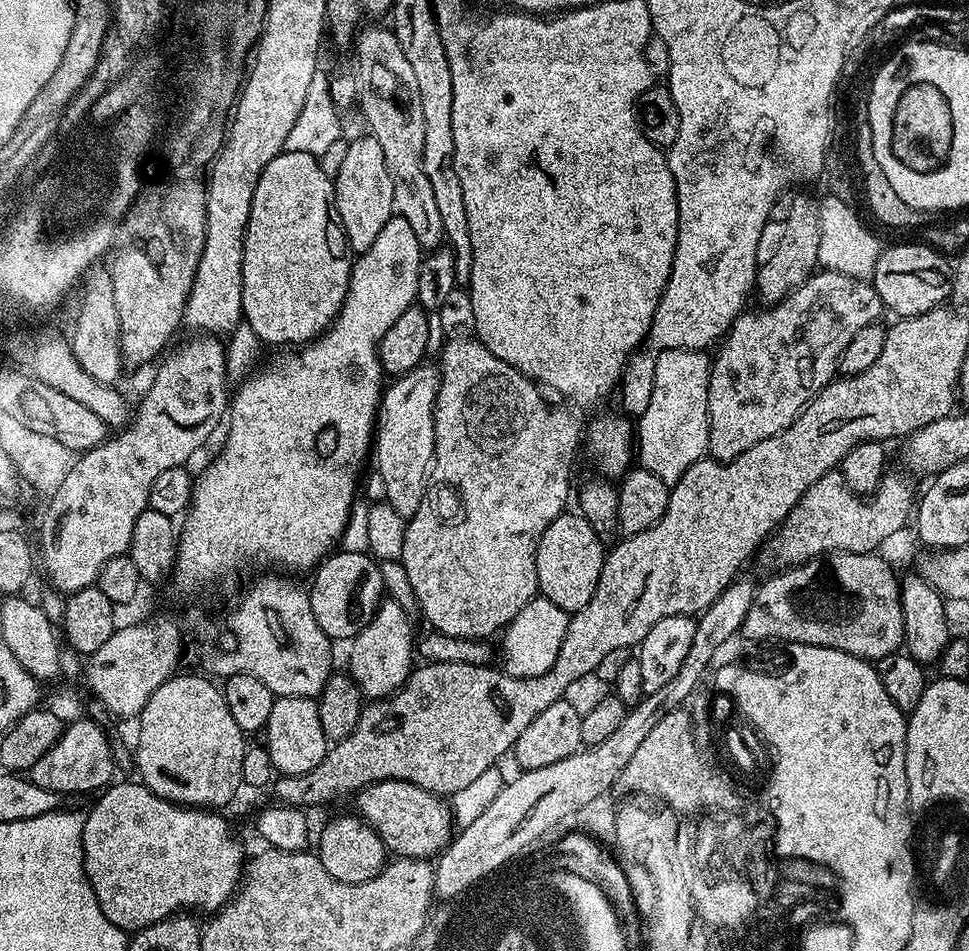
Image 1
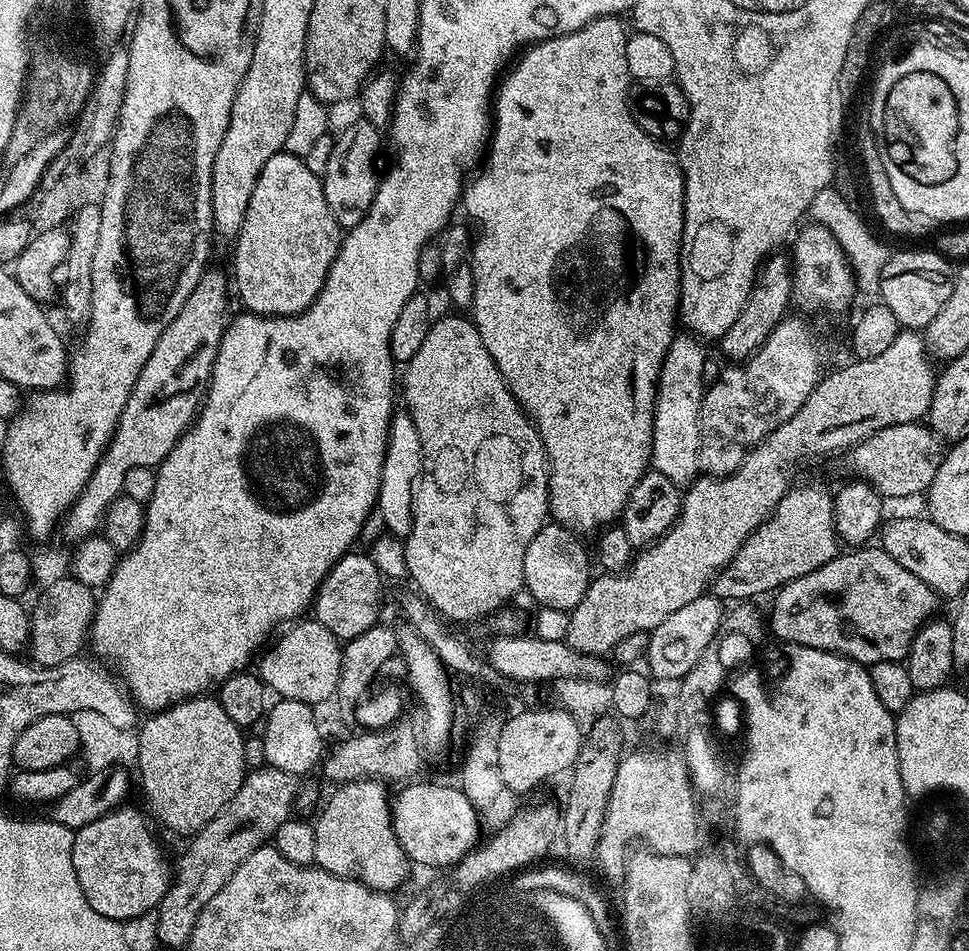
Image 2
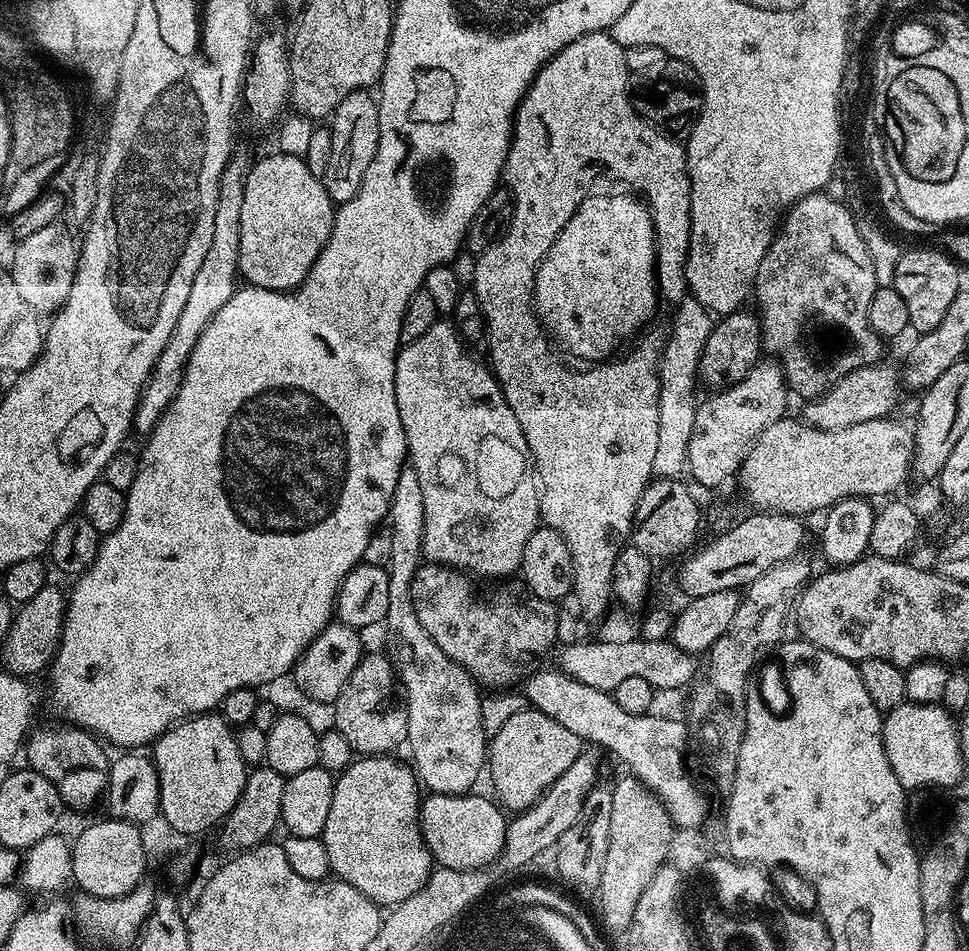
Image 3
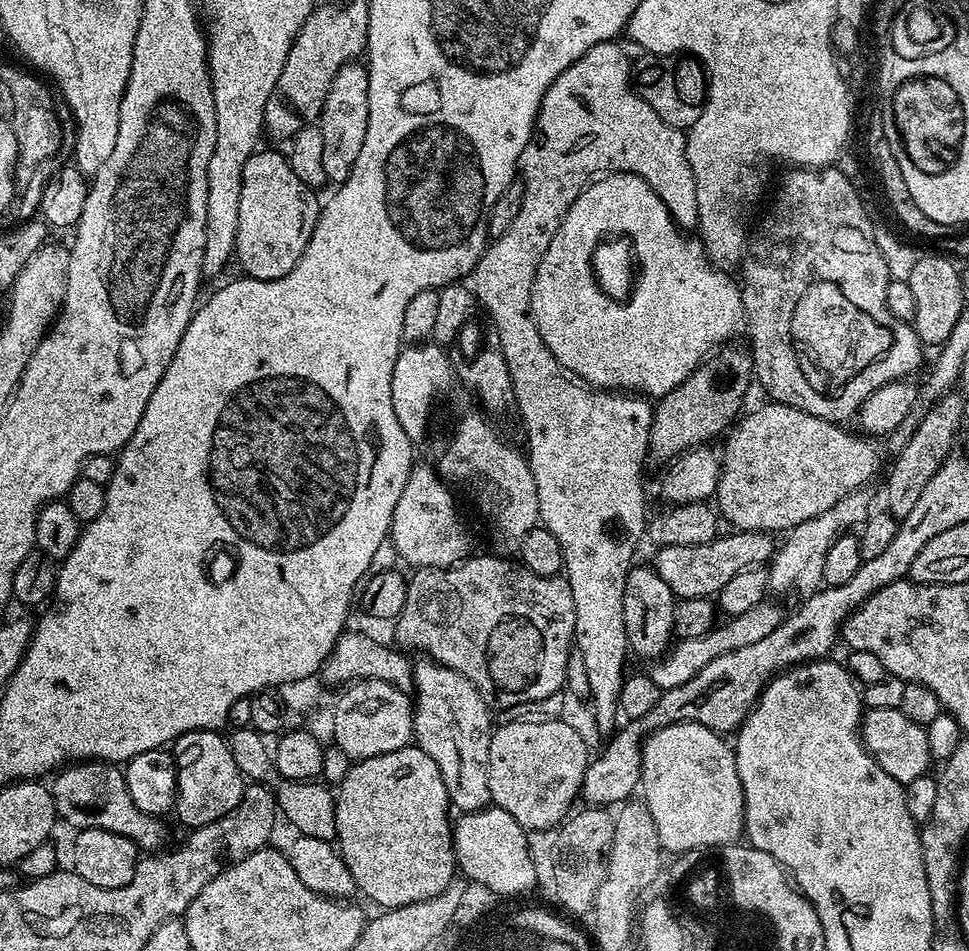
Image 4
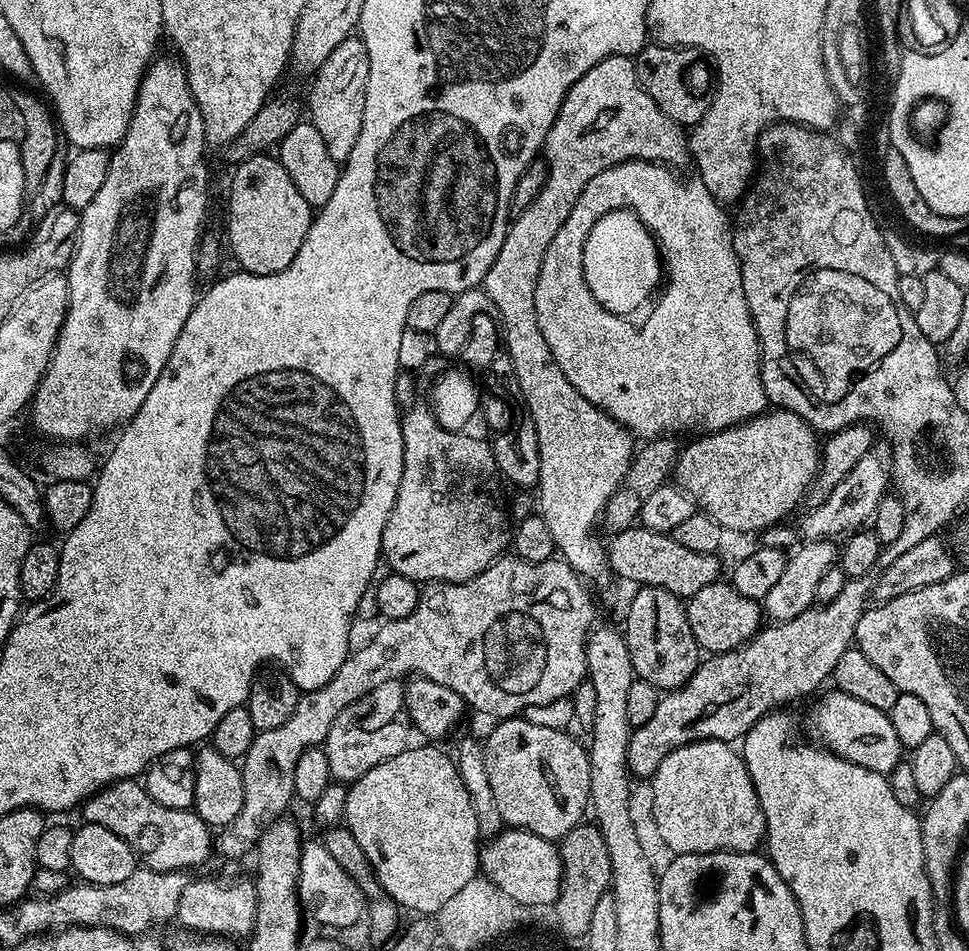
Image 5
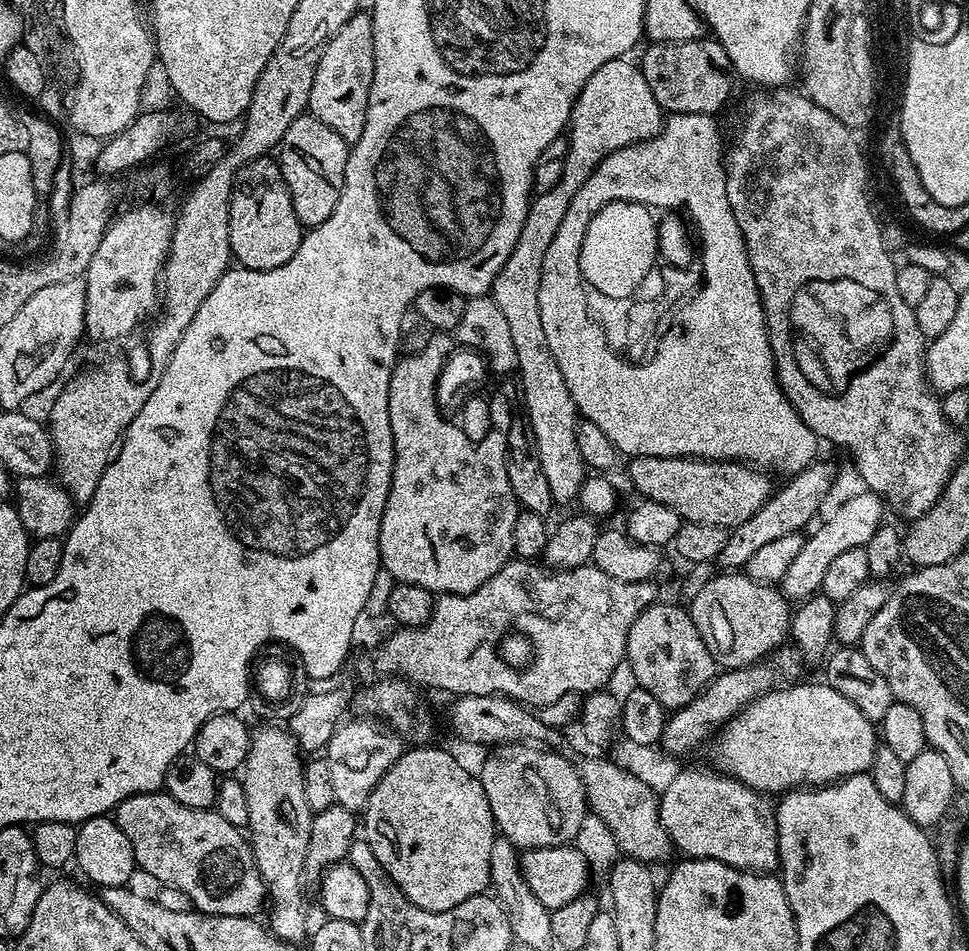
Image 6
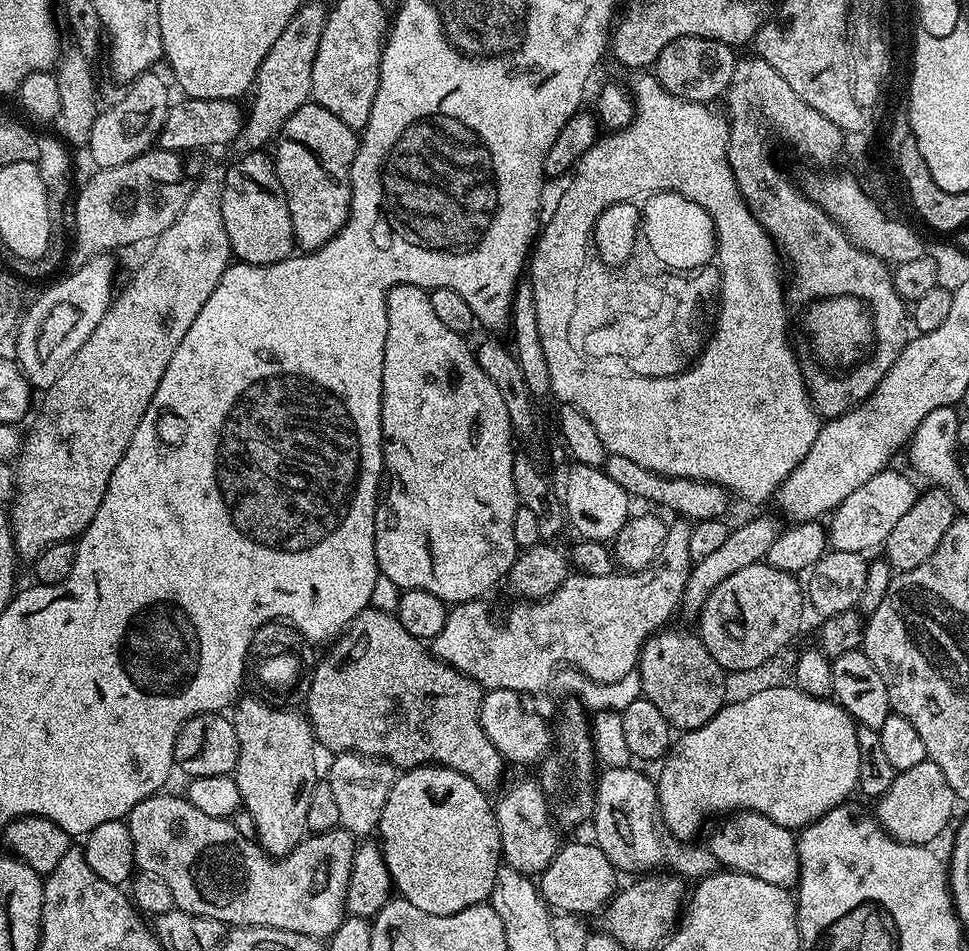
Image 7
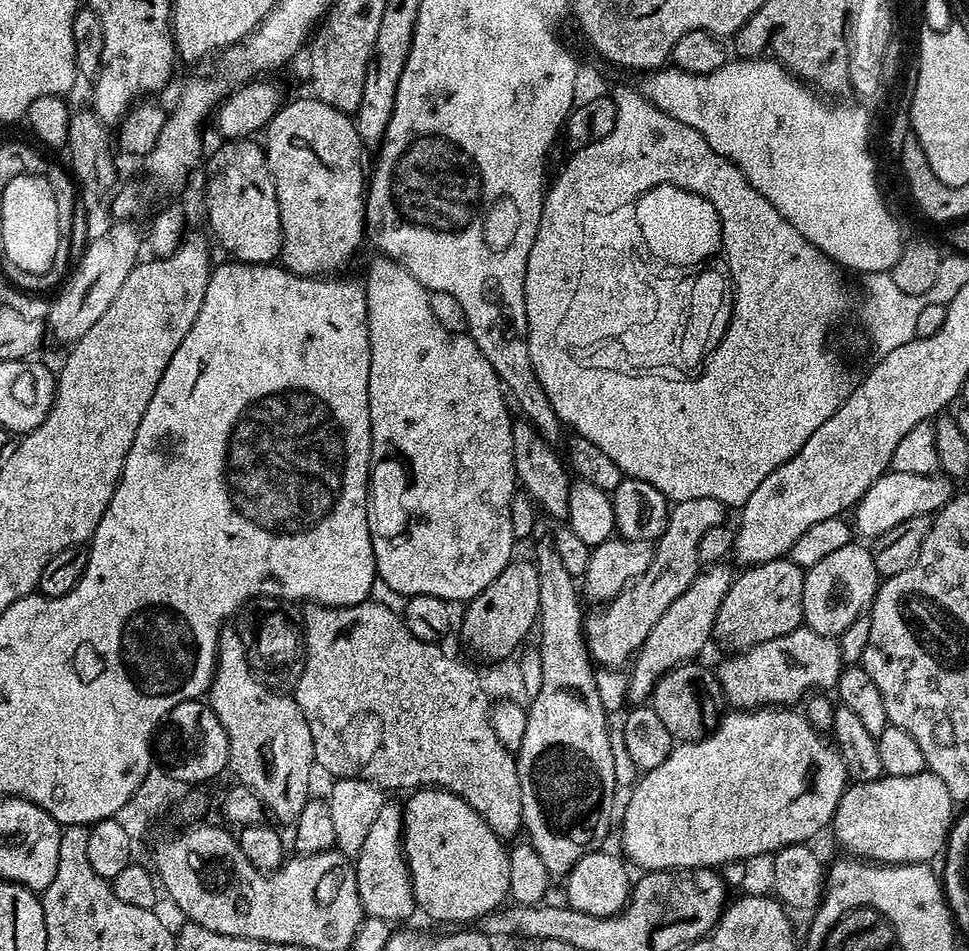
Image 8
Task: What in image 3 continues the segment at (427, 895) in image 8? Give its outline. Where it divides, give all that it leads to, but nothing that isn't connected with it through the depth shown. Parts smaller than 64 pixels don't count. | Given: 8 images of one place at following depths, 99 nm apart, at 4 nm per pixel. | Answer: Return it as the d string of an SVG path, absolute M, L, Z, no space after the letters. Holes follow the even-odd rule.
M392 754L360 756L335 777L334 794L330 798L330 815L326 818L323 842L330 860L331 875L344 880L354 890L366 894L381 906L406 902L410 894L418 894L434 871L434 861L424 845L419 828L422 785L413 769Z

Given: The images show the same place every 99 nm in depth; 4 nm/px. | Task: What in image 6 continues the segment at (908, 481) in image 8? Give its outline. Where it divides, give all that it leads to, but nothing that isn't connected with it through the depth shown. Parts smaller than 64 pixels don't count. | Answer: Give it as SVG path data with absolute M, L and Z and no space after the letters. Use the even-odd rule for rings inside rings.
M860 490L857 496L852 496L849 500L844 500L828 516L828 521L817 530L811 537L805 539L802 550L798 550L794 562L790 562L790 570L779 582L779 589L792 602L803 602L809 596L817 595L824 587L824 575L830 567L830 562L838 558L846 550L863 548L874 538L874 530L878 530L880 525L885 523L886 504L877 492Z

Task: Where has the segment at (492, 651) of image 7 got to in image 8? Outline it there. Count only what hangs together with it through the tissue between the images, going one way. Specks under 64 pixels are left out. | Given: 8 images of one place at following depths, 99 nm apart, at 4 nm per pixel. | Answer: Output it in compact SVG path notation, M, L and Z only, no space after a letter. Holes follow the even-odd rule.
M714 498L677 500L671 505L665 530L655 541L648 569L614 599L607 601L601 612L587 613L584 635L589 653L597 665L605 669L619 669L635 657L642 642L646 642L646 634L654 630L654 622L658 622L658 618L662 618L666 609L677 600L678 594L694 582L702 567L698 558L698 542L702 542L702 534L706 534L706 530L725 523L724 512L726 505Z

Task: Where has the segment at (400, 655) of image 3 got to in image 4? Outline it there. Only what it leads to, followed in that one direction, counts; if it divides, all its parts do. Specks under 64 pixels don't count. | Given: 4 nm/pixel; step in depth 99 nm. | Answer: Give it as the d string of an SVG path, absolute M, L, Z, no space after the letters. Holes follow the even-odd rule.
M420 658L412 669L414 685L414 711L412 713L412 731L414 744L434 760L434 766L442 774L442 782L446 782L448 799L457 813L481 812L492 804L490 794L490 778L488 763L490 762L490 738L494 731L494 716L491 716L490 705L484 695L474 687L462 674L450 670L434 660Z

